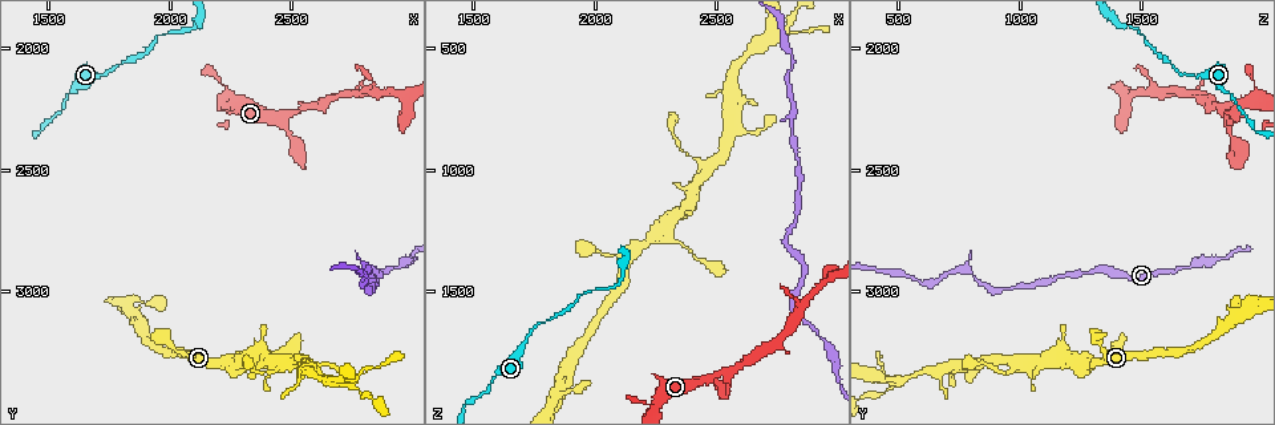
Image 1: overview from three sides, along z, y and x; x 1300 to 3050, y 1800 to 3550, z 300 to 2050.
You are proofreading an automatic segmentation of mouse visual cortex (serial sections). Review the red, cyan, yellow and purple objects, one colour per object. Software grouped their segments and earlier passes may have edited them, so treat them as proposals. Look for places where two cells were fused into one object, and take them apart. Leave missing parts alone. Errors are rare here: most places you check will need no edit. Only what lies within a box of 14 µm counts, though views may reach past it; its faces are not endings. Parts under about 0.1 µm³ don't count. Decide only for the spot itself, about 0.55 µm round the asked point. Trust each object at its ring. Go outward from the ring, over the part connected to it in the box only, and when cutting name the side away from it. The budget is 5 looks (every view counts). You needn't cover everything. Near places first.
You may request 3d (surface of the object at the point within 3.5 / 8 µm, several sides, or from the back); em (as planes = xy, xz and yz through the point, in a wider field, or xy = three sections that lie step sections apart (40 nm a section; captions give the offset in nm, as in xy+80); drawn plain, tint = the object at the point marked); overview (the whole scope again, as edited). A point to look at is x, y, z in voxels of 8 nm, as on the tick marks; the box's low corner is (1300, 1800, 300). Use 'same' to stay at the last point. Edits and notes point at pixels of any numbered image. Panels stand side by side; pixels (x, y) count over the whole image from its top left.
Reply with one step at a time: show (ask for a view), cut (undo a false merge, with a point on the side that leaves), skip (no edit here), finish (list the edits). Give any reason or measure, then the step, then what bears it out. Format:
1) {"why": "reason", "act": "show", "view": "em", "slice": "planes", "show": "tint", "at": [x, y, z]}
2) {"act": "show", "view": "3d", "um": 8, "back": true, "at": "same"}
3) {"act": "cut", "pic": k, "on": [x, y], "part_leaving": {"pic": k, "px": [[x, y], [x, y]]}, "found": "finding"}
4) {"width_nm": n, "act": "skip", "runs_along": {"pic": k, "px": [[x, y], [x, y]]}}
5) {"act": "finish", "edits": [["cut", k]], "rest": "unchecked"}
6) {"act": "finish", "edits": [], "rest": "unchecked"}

{"why": "arms part here", "act": "show", "view": "3d", "um": 3.5, "at": [2270, 3300, 1250]}

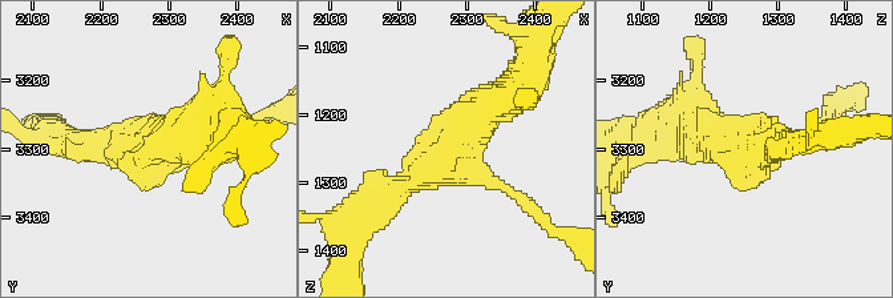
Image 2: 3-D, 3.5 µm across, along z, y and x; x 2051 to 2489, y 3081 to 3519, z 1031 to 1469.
{"arms": 3, "arm_widths_nm": [150, 300, 500], "act": "show", "view": "em", "slice": "xy", "step": 2, "show": "tint", "at": [2265, 3300, 1265]}

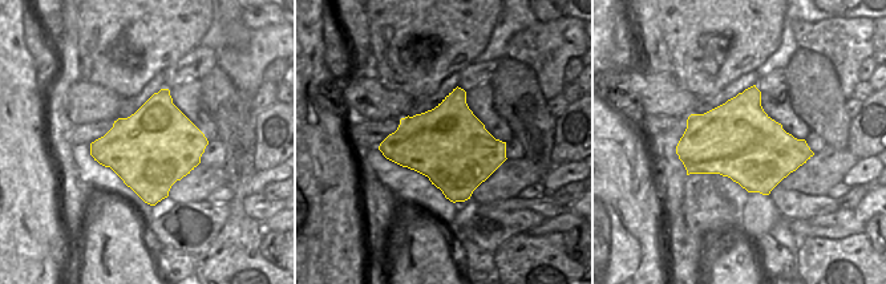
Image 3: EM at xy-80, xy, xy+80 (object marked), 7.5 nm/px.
{"width_nm": 600, "act": "skip", "runs_along": {"pic": 2, "px": [[368, 208], [433, 168], [506, 96]]}, "found": "continuous, no second cell"}

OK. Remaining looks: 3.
{"why": "abrupt turn", "act": "show", "view": "3d", "um": 3.5, "at": [2790, 2920, 1300]}

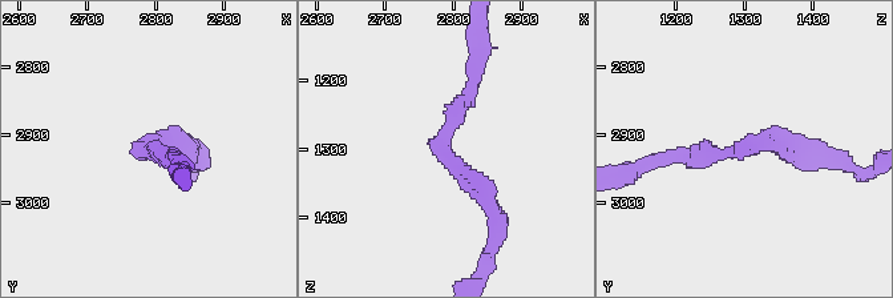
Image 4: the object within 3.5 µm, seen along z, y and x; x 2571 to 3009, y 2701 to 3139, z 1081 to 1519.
{"arm_widths_nm": [200, 250], "act": "show", "view": "em", "slice": "planes", "show": "tint", "at": [2785, 2920, 1300]}

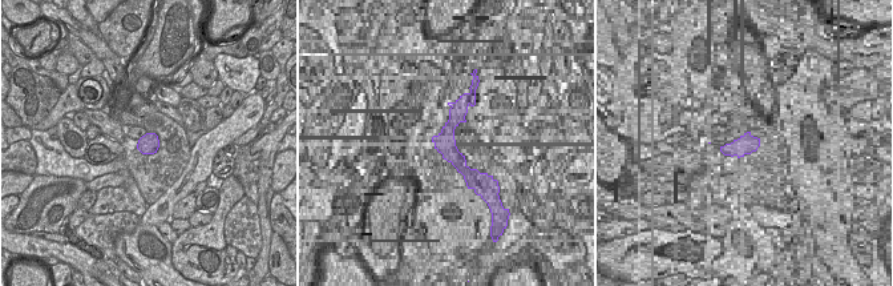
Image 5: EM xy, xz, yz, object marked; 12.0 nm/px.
{"act": "skip", "runs_along": {"pic": 4, "px": [[496, 214], [443, 150], [471, 72]]}, "found": "continuous, no second cell"}

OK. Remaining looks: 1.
{"act": "finish", "edits": [], "rest": "unchecked"}

